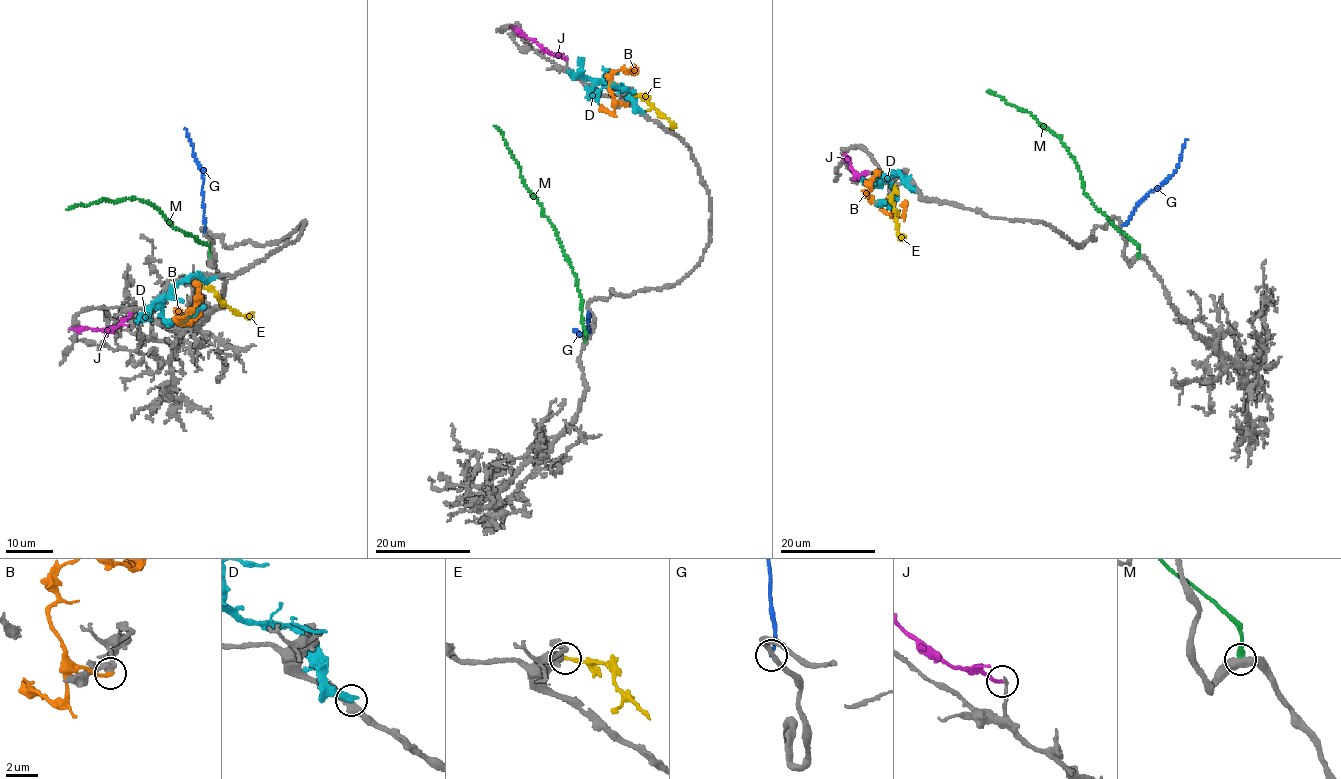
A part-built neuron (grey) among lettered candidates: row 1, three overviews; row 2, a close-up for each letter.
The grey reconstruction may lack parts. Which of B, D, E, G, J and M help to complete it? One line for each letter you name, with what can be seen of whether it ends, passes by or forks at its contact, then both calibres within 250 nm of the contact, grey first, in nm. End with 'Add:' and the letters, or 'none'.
E: it ends there; 400 nm thick on the grey side, 240 nm on the other
Add: E

